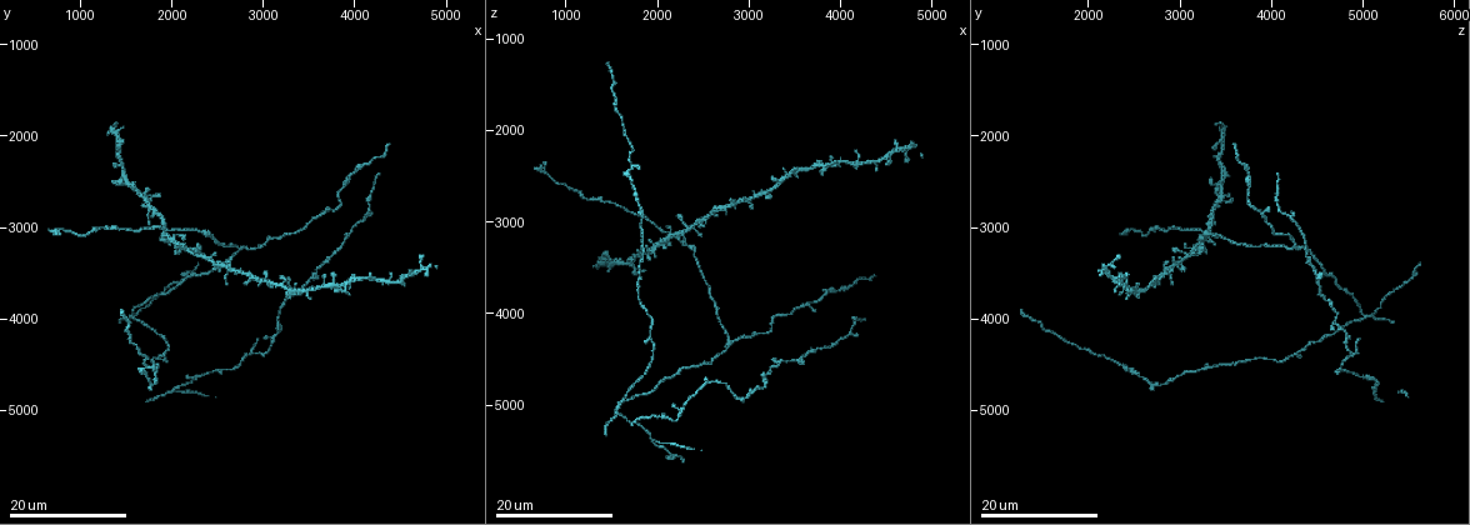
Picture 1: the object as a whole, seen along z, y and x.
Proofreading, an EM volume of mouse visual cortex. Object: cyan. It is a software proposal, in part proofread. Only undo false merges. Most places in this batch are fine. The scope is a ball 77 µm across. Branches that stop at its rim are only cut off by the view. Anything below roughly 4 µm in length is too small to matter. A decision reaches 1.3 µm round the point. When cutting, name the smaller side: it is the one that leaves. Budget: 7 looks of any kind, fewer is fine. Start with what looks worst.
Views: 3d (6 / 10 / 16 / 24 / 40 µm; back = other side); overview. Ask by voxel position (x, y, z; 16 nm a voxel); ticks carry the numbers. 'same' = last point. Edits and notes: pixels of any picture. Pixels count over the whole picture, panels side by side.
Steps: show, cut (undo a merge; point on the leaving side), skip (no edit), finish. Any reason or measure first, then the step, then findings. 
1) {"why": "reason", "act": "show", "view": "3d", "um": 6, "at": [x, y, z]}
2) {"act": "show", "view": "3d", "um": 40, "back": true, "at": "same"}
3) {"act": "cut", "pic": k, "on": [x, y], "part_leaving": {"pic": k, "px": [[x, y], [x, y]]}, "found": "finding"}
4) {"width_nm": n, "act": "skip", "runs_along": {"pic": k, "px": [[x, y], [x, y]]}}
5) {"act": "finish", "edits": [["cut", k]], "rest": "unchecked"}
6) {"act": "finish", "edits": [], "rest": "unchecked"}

{"why": "three arms meet", "act": "show", "view": "3d", "um": 24, "at": [1550, 4000, 5000]}

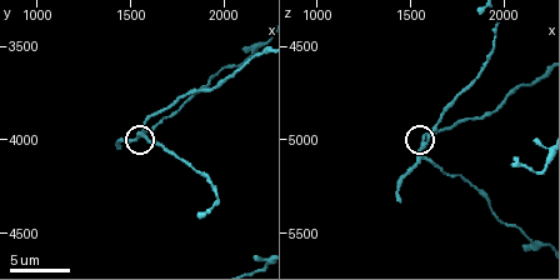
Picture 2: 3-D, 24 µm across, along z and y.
{"why": "zoom in", "act": "show", "view": "3d", "um": 6, "at": [1580, 4000, 5020]}

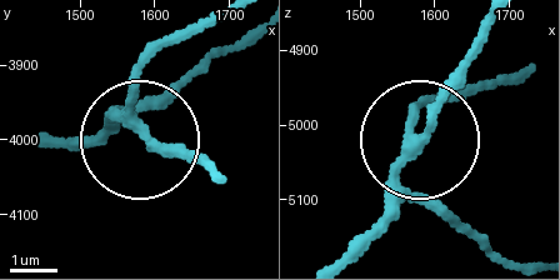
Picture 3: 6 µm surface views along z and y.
{"act": "skip", "runs_along": {"pic": 3, "px": [[495, 78], [413, 118], [424, 141], [413, 186], [456, 230]]}, "found": "continuous, no second cell"}

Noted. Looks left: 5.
{"why": "side arm on a straight run", "act": "show", "view": "3d", "um": 24, "at": [3150, 4050, 4700]}

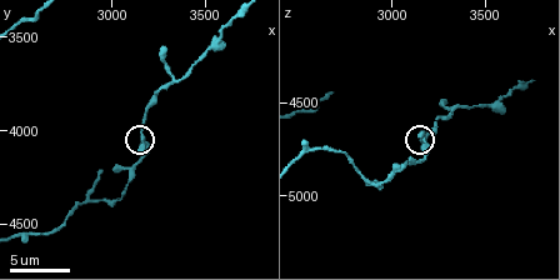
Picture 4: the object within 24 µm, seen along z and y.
{"act": "show", "view": "3d", "um": 6, "at": "same"}

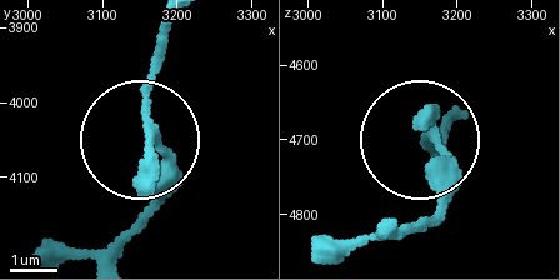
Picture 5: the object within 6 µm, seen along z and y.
{"act": "skip", "runs_along": {"pic": 5, "px": [[166, 26], [143, 121], [166, 161], [166, 201]]}, "found": "all the same cell"}

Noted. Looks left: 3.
{"why": "two arms in line, one across", "act": "show", "view": "3d", "um": 24, "at": [2150, 3050, 3150]}

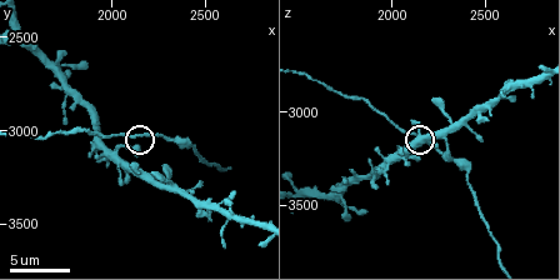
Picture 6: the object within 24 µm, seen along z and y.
{"act": "show", "view": "3d", "um": 6, "at": "same"}

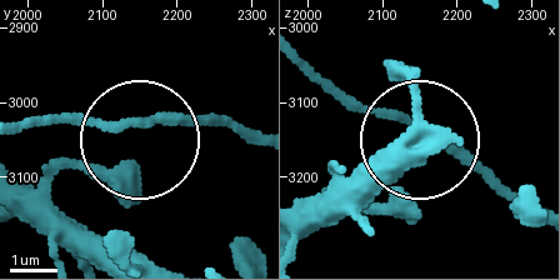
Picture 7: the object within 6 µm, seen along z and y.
{"arms": 3, "act": "skip", "runs_along": {"pic": 7, "px": [[256, 139], [33, 115]]}, "found": "continuous, no second cell"}

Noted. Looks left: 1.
{"why": "three arms meet", "act": "show", "view": "3d", "um": 16, "at": [2920, 4380, 4940]}

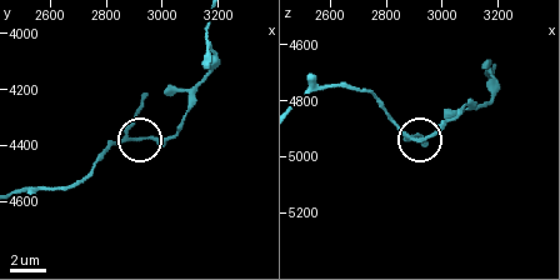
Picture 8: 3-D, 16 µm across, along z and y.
{"arms": 3, "act": "skip", "found": "continuous, no second cell"}

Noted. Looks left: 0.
{"act": "finish", "edits": [], "rest": "unchecked"}

